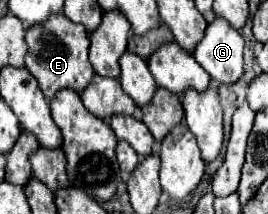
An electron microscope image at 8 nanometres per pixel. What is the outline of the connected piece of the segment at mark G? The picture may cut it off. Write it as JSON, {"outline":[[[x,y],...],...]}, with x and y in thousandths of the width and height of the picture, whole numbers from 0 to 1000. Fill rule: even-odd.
{"outline":[[[836,89],[776,107],[761,182],[724,238],[724,276],[828,397],[866,397],[910,350],[910,182]]]}

